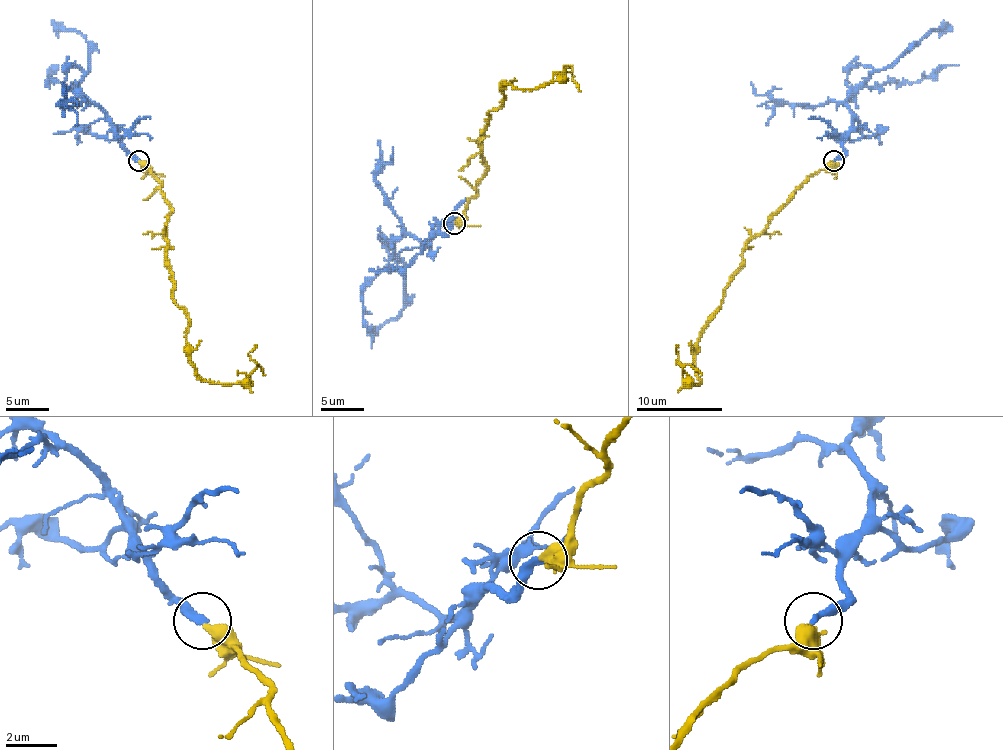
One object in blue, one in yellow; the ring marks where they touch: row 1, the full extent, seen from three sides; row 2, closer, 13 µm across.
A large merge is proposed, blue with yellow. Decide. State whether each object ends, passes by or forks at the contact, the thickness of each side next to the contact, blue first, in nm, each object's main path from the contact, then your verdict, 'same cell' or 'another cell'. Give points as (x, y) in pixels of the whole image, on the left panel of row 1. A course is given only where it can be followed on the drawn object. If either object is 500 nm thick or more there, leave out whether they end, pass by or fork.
blue ends there; yellow ends there; 320 nm thick on the blue side, 440 nm on the other; blue runs (139, 161), (103, 112), (79, 93), (79, 80), (90, 69), (90, 43), (77, 31), (64, 31), (51, 20); yellow runs (139, 161), (171, 210), (167, 268), (188, 317), (195, 371), (242, 383), (257, 366), (248, 353), (257, 345); another cell

